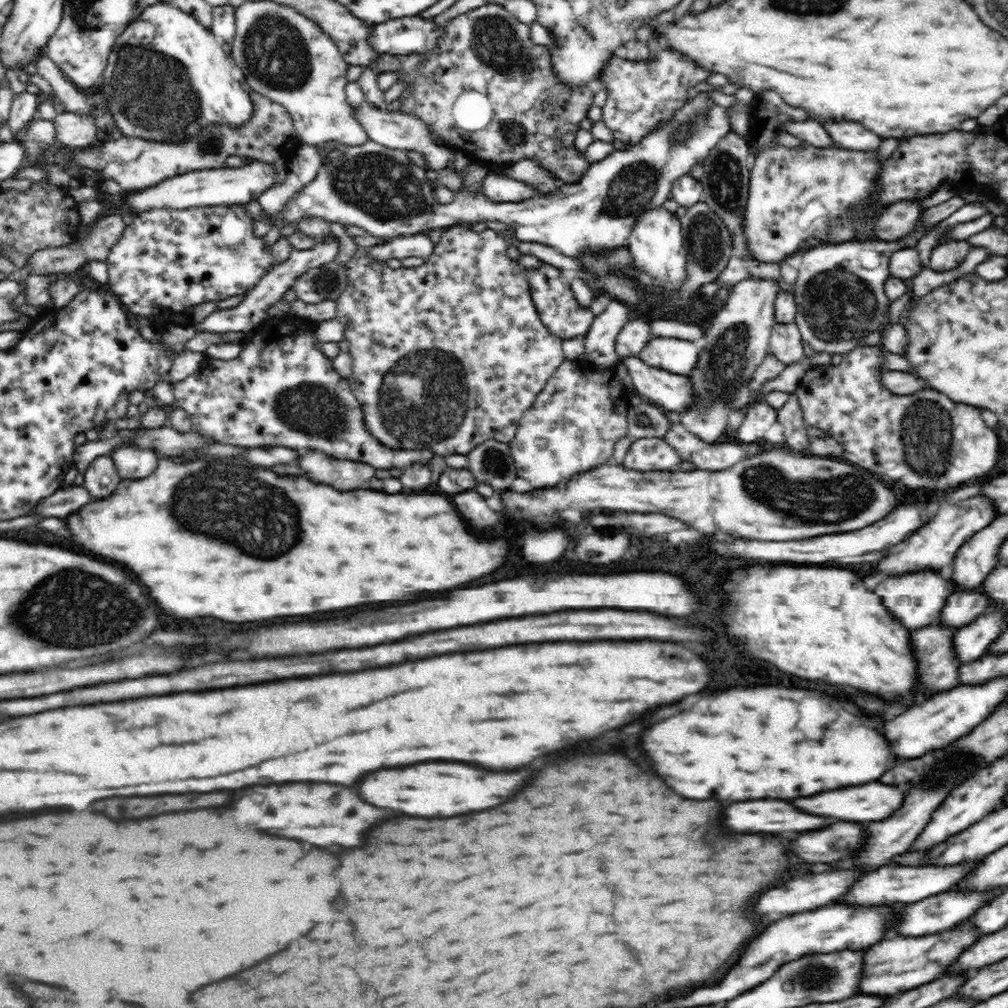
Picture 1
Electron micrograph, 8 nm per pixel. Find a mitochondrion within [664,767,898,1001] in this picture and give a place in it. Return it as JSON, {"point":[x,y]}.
{"point":[815,975]}

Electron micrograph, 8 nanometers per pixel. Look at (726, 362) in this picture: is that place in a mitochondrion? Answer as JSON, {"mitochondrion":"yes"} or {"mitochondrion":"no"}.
{"mitochondrion":"yes"}

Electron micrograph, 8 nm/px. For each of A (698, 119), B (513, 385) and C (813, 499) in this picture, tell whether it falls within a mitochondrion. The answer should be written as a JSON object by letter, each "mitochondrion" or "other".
{"A":"mitochondrion","B":"other","C":"mitochondrion"}

